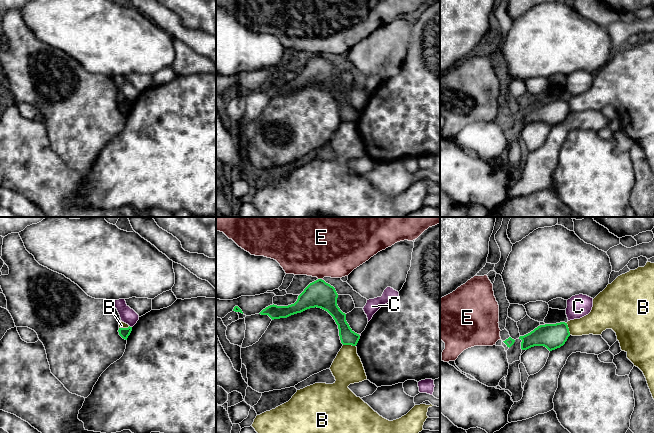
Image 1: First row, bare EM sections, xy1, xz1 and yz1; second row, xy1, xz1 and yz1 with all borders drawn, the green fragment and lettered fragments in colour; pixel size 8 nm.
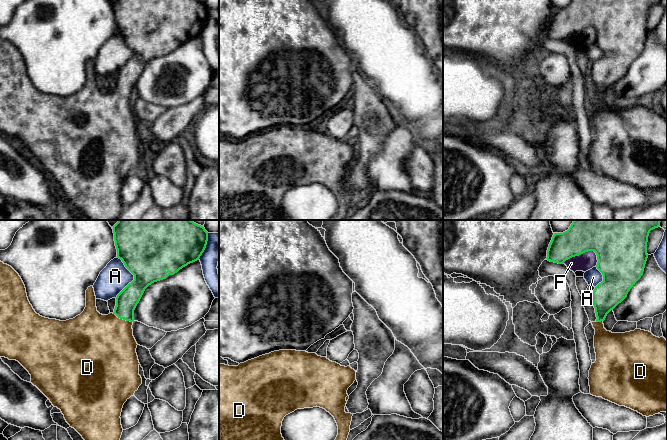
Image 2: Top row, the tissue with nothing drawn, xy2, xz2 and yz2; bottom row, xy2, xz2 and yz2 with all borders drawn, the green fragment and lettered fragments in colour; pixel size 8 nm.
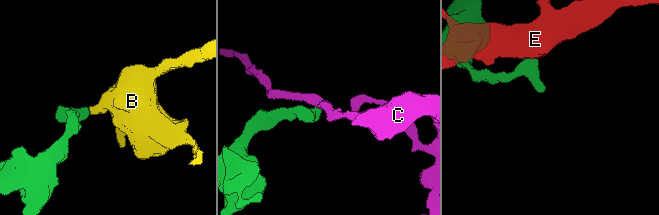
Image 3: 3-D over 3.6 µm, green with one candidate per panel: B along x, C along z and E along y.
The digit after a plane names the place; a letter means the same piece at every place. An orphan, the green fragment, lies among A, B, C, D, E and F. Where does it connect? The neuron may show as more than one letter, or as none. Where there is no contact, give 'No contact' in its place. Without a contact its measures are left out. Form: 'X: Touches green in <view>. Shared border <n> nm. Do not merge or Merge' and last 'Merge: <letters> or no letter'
A: Touches green in xy2. Shared border 320 nm. Do not merge
B: Touches green in xz1. Shared border 110 nm. Do not merge
C: Touches green in xy1. Shared border 30 nm. Do not merge
D: Touches green in xy2. Shared border 180 nm. Merge
E: Touches green in xz1. Shared border 30 nm. Do not merge
F: Touches green in yz2. Shared border 280 nm. Do not merge
Merge: D

